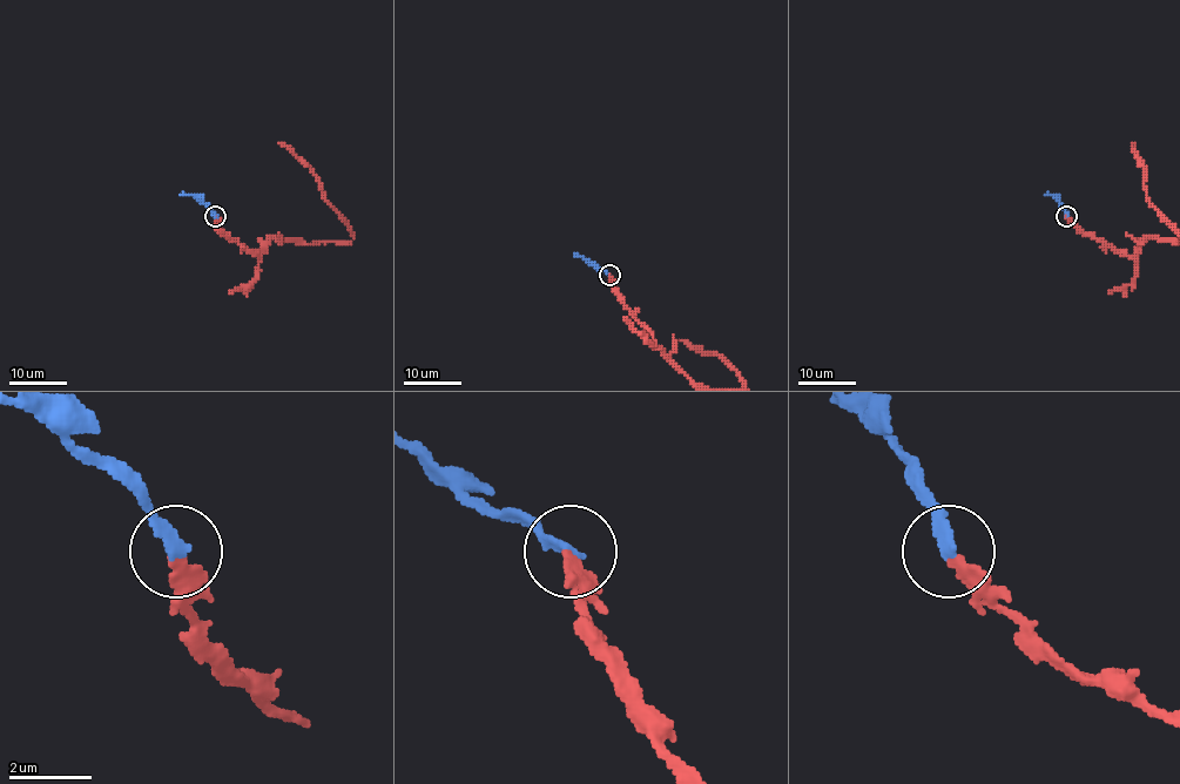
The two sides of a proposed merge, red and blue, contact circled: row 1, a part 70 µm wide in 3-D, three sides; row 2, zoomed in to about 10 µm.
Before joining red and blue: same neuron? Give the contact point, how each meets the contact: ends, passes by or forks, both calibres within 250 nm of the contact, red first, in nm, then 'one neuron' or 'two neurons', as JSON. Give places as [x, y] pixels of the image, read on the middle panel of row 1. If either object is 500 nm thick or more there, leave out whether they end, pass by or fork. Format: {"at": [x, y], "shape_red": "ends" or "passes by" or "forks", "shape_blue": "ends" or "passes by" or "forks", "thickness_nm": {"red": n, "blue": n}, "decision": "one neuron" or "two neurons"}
{"at": [609, 275], "shape_red": "ends", "shape_blue": "ends", "thickness_nm": {"red": 260, "blue": 260}, "decision": "one neuron"}

